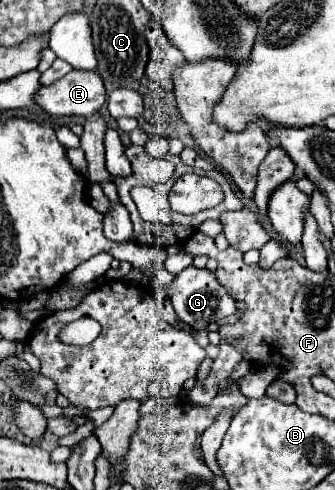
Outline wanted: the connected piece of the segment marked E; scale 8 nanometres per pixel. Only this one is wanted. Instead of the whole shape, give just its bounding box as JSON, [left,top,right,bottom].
[36,70,106,116]

